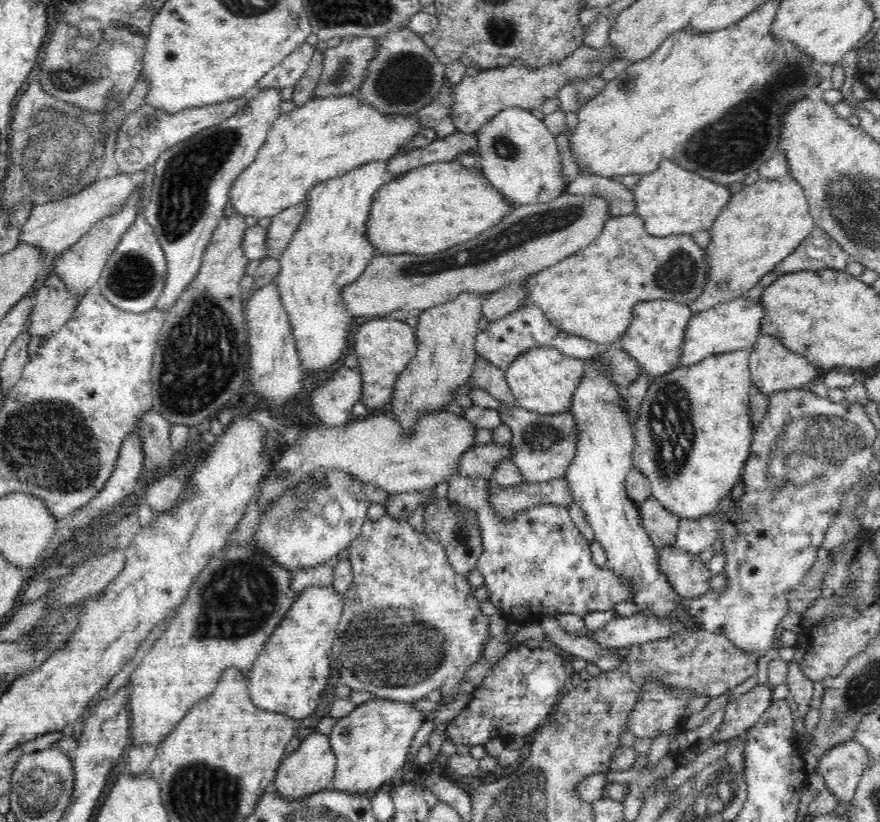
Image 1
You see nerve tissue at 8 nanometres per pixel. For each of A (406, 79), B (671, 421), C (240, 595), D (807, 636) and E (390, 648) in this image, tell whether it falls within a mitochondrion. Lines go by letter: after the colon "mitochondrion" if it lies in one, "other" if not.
A: mitochondrion
B: mitochondrion
C: mitochondrion
D: other
E: mitochondrion

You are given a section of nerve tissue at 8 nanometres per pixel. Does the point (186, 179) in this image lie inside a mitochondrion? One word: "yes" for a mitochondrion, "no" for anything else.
yes

